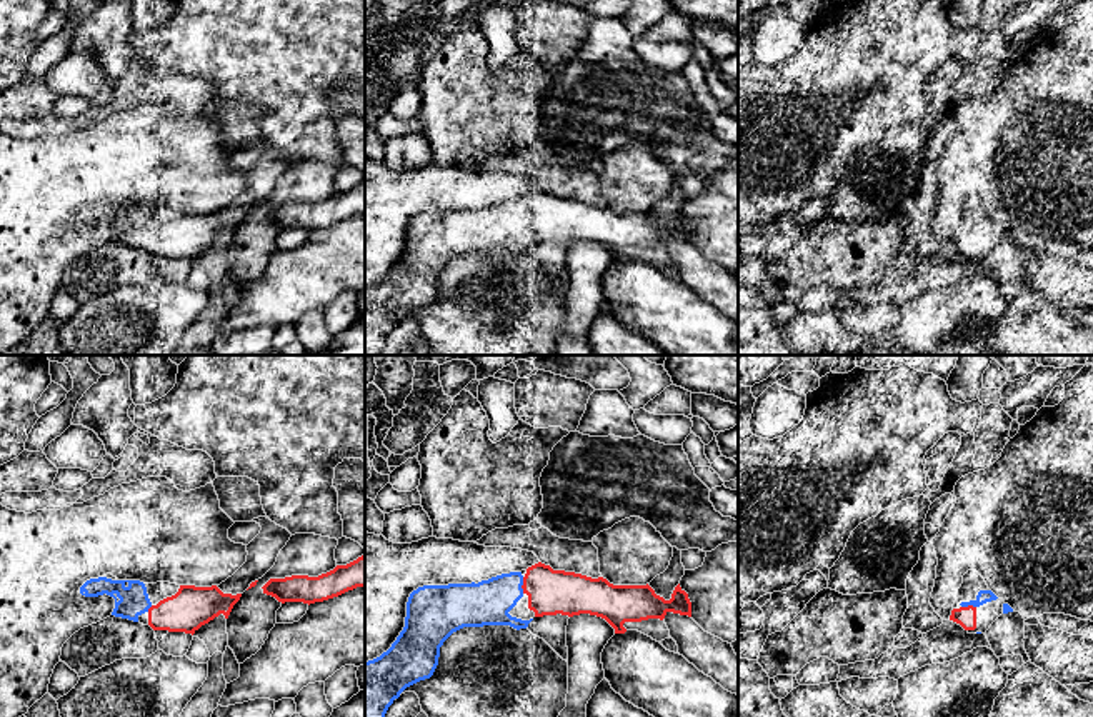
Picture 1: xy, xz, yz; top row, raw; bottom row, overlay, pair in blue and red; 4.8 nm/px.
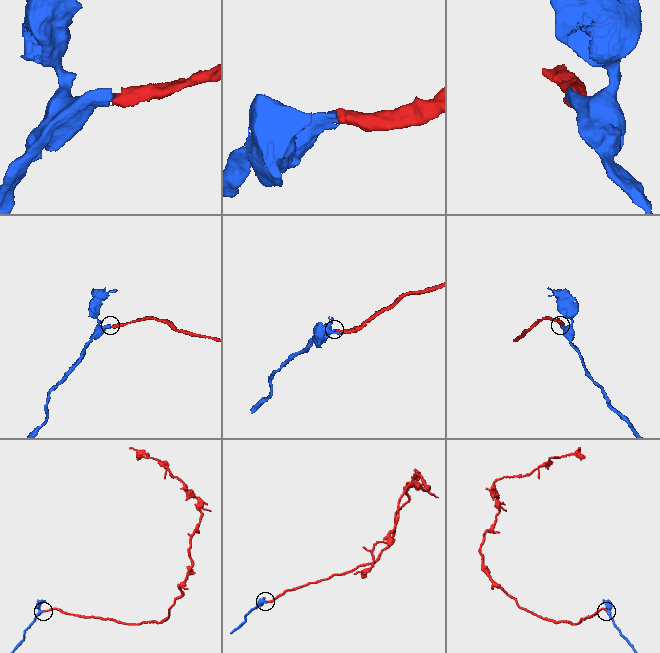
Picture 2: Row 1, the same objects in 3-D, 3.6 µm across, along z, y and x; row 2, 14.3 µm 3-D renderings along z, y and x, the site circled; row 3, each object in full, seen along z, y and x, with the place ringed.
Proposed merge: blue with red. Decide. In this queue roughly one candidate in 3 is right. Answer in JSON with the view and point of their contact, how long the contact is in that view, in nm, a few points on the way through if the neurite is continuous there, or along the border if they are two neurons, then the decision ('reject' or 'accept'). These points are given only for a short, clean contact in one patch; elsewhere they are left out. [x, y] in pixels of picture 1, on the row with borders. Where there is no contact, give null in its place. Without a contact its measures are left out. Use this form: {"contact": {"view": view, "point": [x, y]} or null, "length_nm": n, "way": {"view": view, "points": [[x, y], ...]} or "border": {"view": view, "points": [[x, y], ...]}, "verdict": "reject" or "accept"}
{"contact": {"view": "xz", "point": [522, 584]}, "length_nm": 80, "verdict": "accept"}

